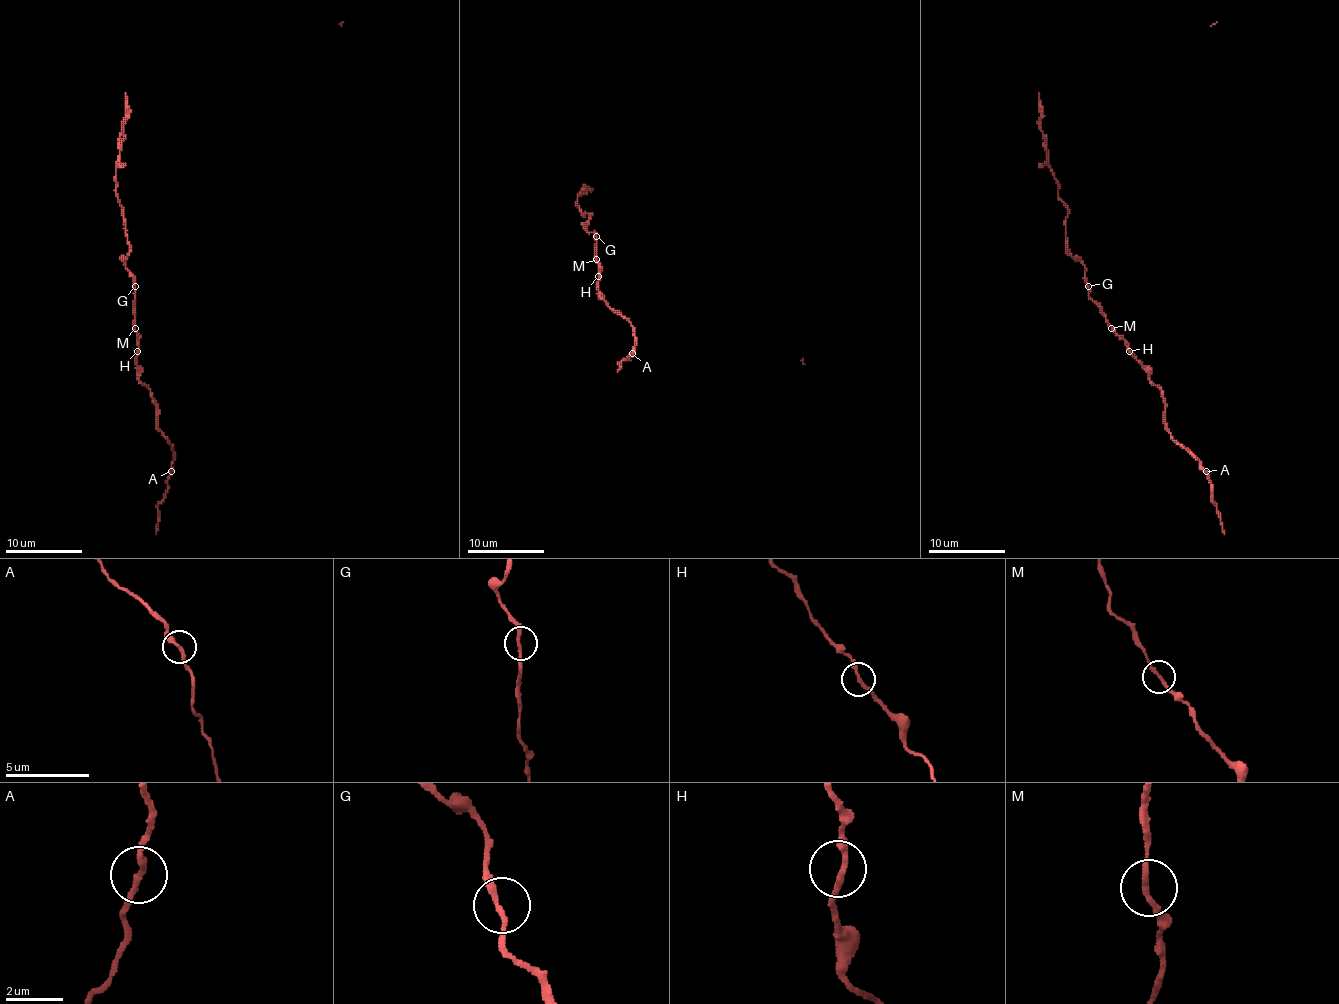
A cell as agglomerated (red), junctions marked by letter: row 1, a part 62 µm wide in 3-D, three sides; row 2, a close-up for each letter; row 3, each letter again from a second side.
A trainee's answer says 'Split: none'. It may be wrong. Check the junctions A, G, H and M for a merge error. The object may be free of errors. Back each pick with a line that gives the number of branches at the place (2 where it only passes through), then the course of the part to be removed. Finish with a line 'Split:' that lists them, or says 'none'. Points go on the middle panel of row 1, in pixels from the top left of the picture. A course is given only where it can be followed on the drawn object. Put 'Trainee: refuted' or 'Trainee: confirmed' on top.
Trainee: confirmed
Split: none

